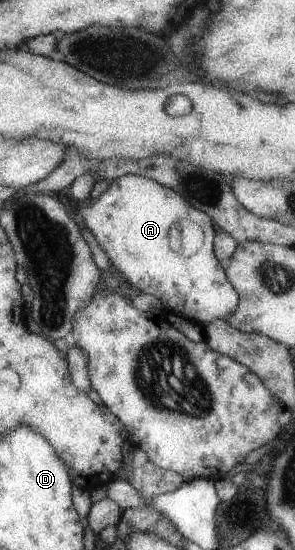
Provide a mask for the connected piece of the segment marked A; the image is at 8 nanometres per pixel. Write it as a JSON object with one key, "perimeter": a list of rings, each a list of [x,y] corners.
{"perimeter":[[[127,173],[114,178],[97,198],[79,203],[77,210],[78,218],[90,230],[110,264],[121,272],[135,293],[151,294],[162,304],[169,304],[167,312],[170,310],[202,326],[213,320],[225,321],[237,308],[239,295],[225,278],[224,267],[217,260],[215,251],[211,250],[215,234],[211,217],[185,202],[175,190],[169,190],[149,178]]]}

